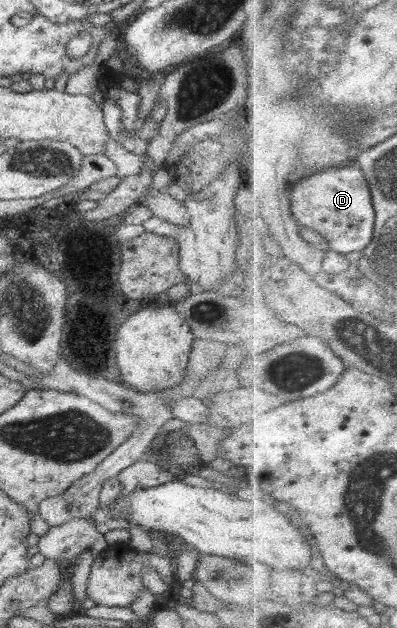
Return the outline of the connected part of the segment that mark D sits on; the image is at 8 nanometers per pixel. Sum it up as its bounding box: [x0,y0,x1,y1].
[291,163,377,252]

